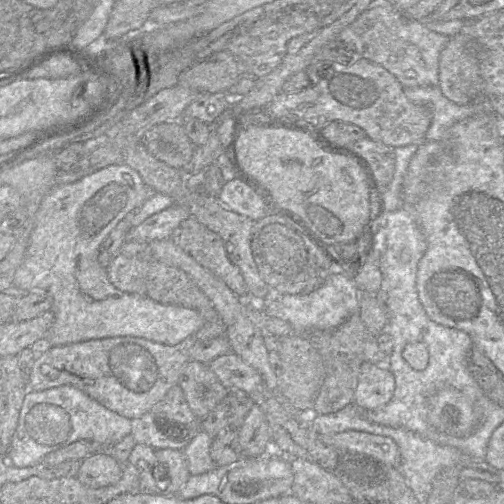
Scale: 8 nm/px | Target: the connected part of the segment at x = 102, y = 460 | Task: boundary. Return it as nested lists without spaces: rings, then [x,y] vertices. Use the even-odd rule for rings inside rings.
[[[94,454],[82,462],[77,479],[85,486],[98,489],[115,485],[123,474],[123,464],[110,455]]]

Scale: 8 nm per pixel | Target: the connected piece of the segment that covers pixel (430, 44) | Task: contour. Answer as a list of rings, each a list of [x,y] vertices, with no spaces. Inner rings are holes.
[[[378,4],[362,12],[337,39],[372,63],[394,75],[404,88],[439,87],[439,62],[451,37],[431,31],[390,4]]]

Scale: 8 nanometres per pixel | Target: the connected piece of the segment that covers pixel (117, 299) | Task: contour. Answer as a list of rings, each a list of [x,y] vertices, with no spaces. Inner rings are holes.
[[[120,164],[95,171],[74,183],[56,185],[40,201],[24,259],[13,280],[15,288],[25,292],[45,291],[52,298],[54,322],[45,337],[31,347],[38,355],[54,346],[114,337],[143,338],[174,346],[193,337],[205,325],[205,319],[196,310],[164,305],[147,295],[121,292],[110,282],[107,268],[98,261],[100,248],[112,230],[152,193],[157,192],[151,191],[136,170]]]

